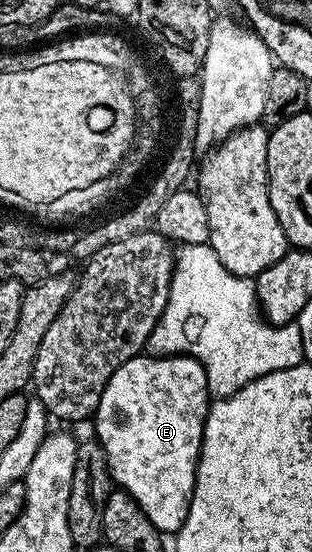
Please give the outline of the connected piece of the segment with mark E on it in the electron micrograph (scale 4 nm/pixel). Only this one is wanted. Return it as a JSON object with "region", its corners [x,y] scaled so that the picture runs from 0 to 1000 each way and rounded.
{"region":[[[446,641],[397,656],[397,663],[359,678],[321,721],[314,745],[295,755],[295,770],[314,781],[304,783],[308,795],[333,808],[333,822],[346,830],[356,871],[388,889],[436,902],[462,931],[487,938],[506,962],[522,967],[571,966],[603,931],[609,897],[622,893],[635,824],[647,813],[647,788],[676,730],[667,685],[641,654],[609,645]]]}

